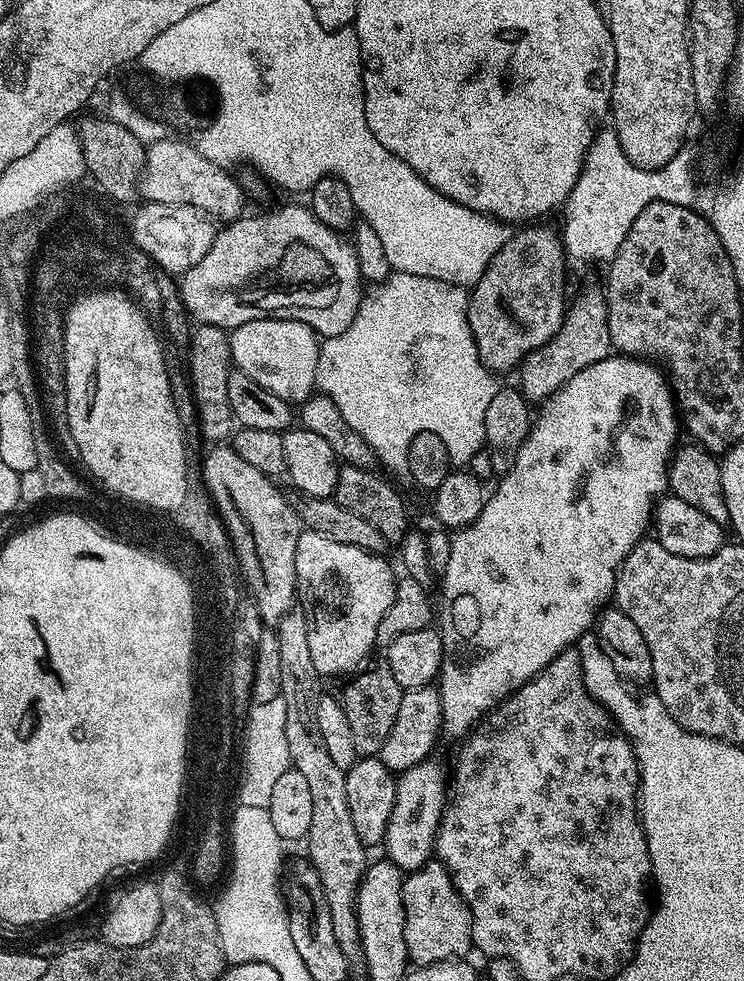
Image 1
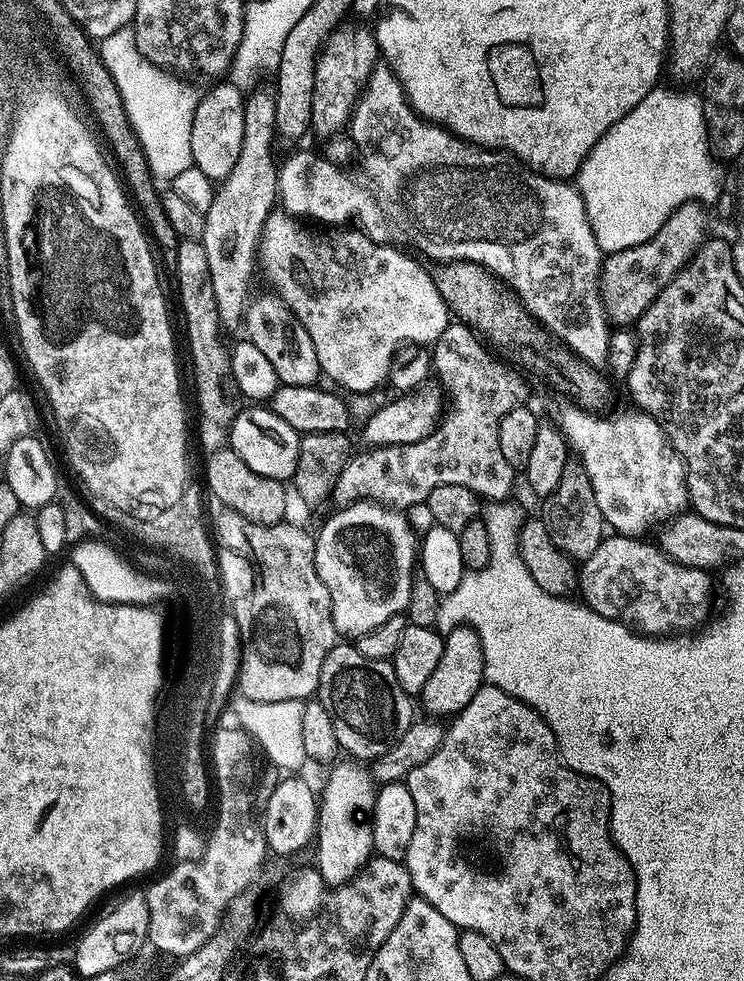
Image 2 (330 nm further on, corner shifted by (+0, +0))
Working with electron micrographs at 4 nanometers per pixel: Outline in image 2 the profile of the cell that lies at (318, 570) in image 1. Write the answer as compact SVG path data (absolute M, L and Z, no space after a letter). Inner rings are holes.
M359 500L357 504L343 505L324 525L320 533L315 533L316 569L318 578L330 590L332 617L337 633L344 638L355 638L382 626L386 618L401 615L410 602L410 590L414 565L418 560L418 536L412 533L403 511L395 508L383 508L371 500Z

